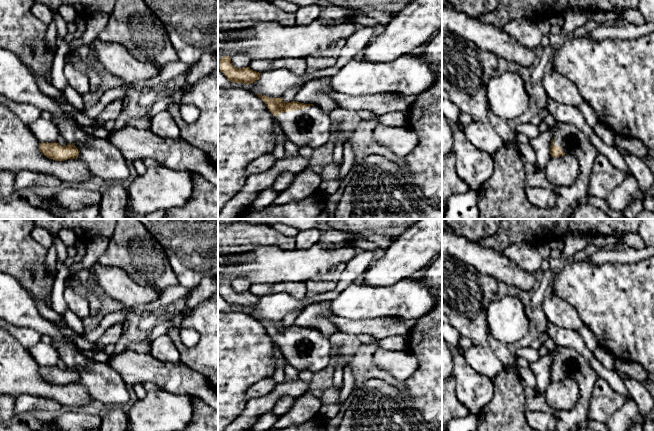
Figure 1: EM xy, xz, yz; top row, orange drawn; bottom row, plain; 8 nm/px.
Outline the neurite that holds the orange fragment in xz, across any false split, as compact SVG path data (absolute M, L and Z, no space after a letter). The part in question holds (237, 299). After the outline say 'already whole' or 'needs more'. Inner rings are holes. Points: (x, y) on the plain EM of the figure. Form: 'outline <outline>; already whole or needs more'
outline M228 280L218 284L218 294L222 296L230 306L251 308L259 304L261 297L251 294L249 291L236 292Z; already whole

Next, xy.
outline M39 367L39 374L41 378L45 379L49 383L55 385L64 385L67 383L76 383L80 375L71 367L67 367L65 370L54 367Z; already whole

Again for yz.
outline M556 346L554 348L550 378L560 381L573 378L579 385L580 396L570 410L555 411L557 431L572 431L584 425L588 419L589 403L598 375L578 351L571 347Z; needs more

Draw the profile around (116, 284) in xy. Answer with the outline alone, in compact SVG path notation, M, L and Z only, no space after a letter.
M93 266L96 287L101 287L110 298L120 302L126 307L146 305L157 301L161 291L135 284L126 272L120 268Z

